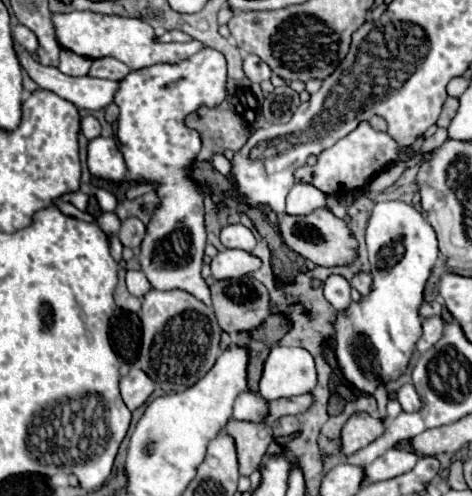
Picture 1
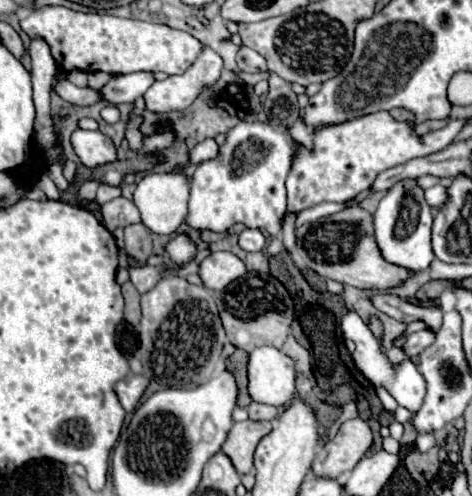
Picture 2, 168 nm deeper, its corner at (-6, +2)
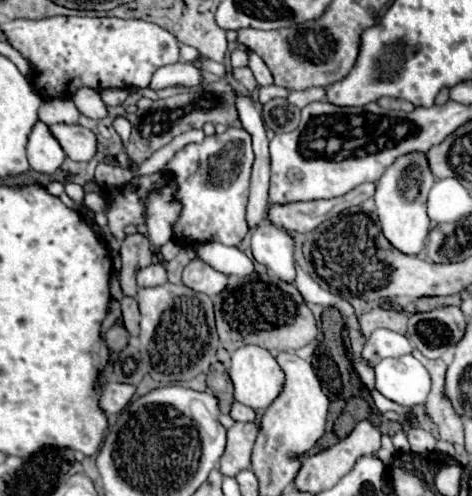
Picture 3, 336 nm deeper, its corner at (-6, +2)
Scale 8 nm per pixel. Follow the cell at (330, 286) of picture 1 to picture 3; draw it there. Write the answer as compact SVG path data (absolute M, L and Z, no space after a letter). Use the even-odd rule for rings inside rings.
M411 354L399 358L383 358L375 364L375 384L377 390L397 402L399 406L419 406L425 404L431 378L423 364Z

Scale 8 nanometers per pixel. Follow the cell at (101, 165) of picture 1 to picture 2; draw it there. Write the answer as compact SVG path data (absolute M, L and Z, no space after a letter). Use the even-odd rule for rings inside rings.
M77 128L71 134L71 146L73 146L75 154L79 156L81 164L85 164L87 168L95 168L95 166L117 160L117 150L115 150L113 142L97 130L91 132L91 130Z

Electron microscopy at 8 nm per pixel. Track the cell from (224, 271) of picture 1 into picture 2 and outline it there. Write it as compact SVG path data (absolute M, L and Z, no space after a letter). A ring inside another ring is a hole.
M211 252L199 262L199 278L207 290L223 290L245 272L245 264L231 252Z

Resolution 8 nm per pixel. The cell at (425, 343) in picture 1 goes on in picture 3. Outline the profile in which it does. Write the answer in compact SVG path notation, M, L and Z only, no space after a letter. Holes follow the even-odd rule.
M375 330L369 338L367 344L363 348L363 358L367 358L373 366L389 356L403 356L403 354L411 354L413 346L409 336L391 332L391 330Z

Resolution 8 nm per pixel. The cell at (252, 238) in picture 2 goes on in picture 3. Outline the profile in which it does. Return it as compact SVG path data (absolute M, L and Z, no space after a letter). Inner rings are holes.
M263 224L255 228L251 232L251 250L257 262L269 266L279 278L293 282L293 240L285 234L285 230L273 224Z

